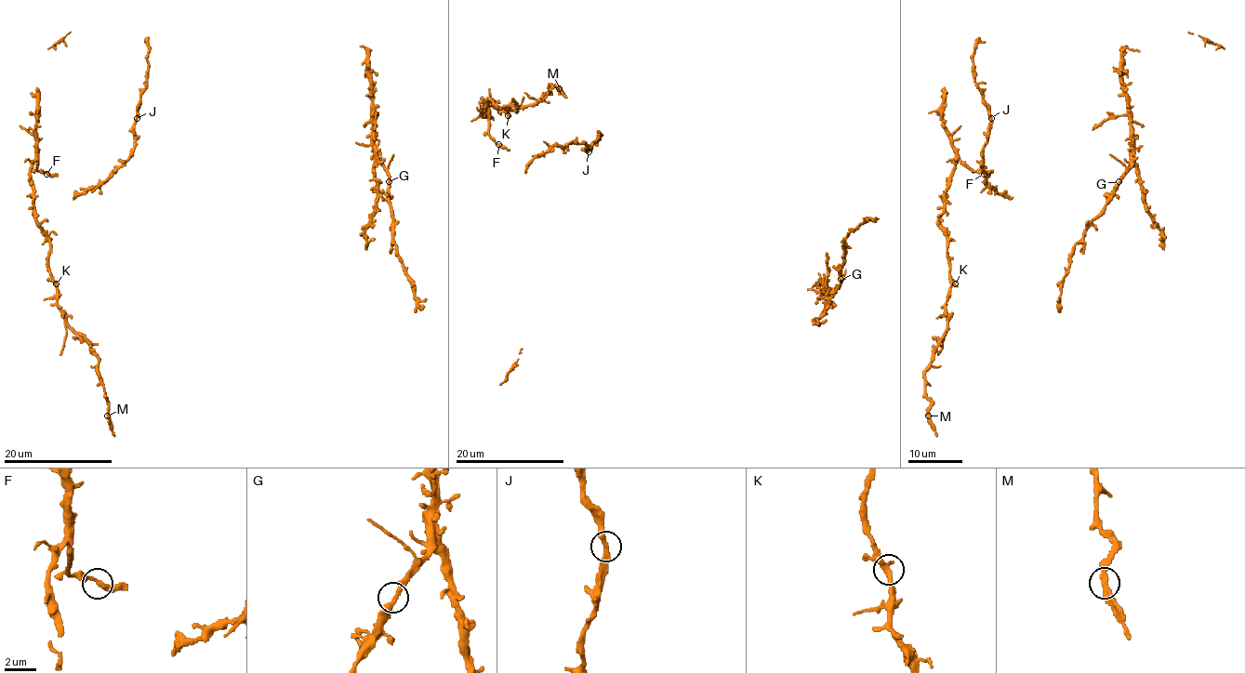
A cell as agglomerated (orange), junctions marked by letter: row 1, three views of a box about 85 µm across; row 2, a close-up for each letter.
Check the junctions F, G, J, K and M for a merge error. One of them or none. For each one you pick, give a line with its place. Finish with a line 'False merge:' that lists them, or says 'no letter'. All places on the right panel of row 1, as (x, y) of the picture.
False merge: no letter

